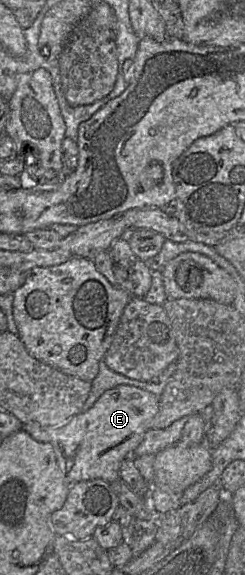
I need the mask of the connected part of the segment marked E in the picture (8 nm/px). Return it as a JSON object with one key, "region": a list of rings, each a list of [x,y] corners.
{"region":[[[119,385],[105,391],[90,409],[59,426],[44,427],[28,422],[23,424],[22,430],[35,440],[53,446],[58,466],[68,485],[95,479],[112,483],[119,480],[121,463],[141,443],[158,410],[158,397],[154,394],[134,386]]]}

